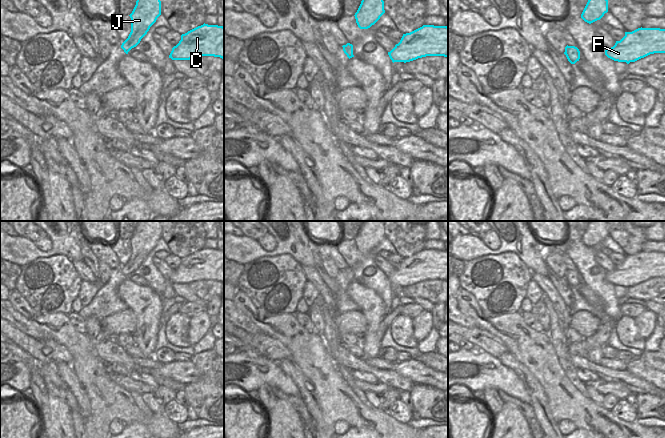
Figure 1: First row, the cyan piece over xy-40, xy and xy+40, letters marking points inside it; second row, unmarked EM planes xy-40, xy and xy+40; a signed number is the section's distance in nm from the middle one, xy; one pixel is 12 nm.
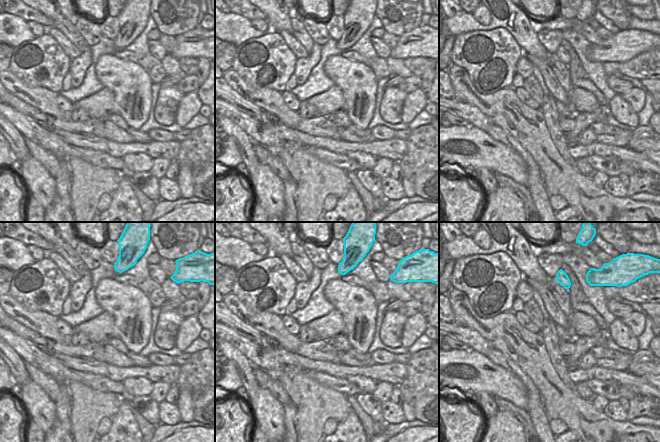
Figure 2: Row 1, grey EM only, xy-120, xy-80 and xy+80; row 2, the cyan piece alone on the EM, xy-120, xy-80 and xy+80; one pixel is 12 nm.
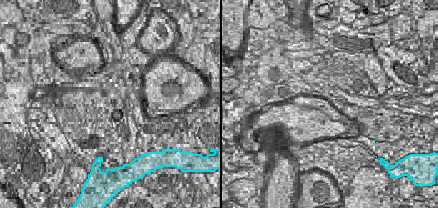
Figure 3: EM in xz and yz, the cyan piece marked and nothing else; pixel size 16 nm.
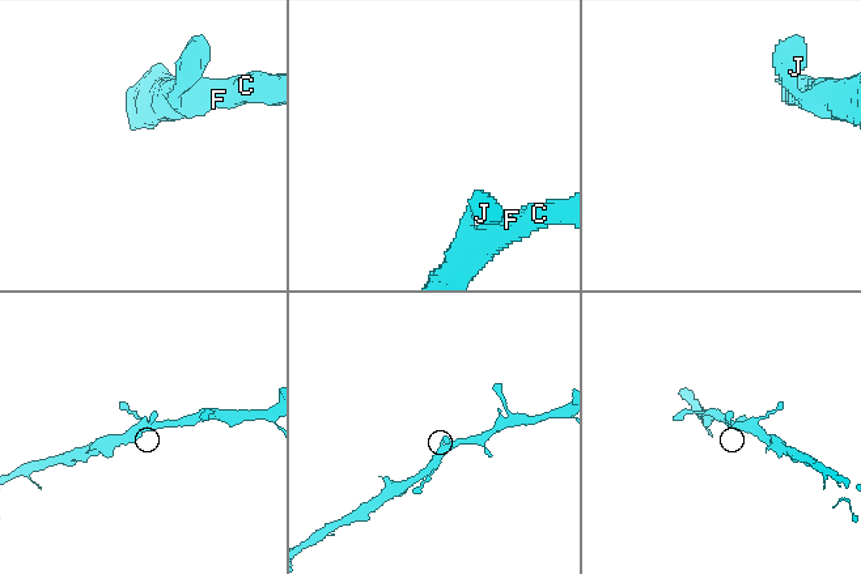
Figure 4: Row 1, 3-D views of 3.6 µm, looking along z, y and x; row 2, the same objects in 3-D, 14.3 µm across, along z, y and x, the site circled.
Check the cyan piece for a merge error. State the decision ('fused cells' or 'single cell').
single cell

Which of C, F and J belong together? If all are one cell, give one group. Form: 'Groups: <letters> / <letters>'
Groups: C F J.

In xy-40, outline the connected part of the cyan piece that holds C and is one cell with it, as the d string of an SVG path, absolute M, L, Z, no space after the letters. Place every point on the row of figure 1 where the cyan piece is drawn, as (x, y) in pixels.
M203 24L181 35L179 43L172 48L172 60L190 60L195 57L214 56L224 60L224 27Z

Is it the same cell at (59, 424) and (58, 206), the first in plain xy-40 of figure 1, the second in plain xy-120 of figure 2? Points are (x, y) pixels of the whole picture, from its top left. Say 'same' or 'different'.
different

